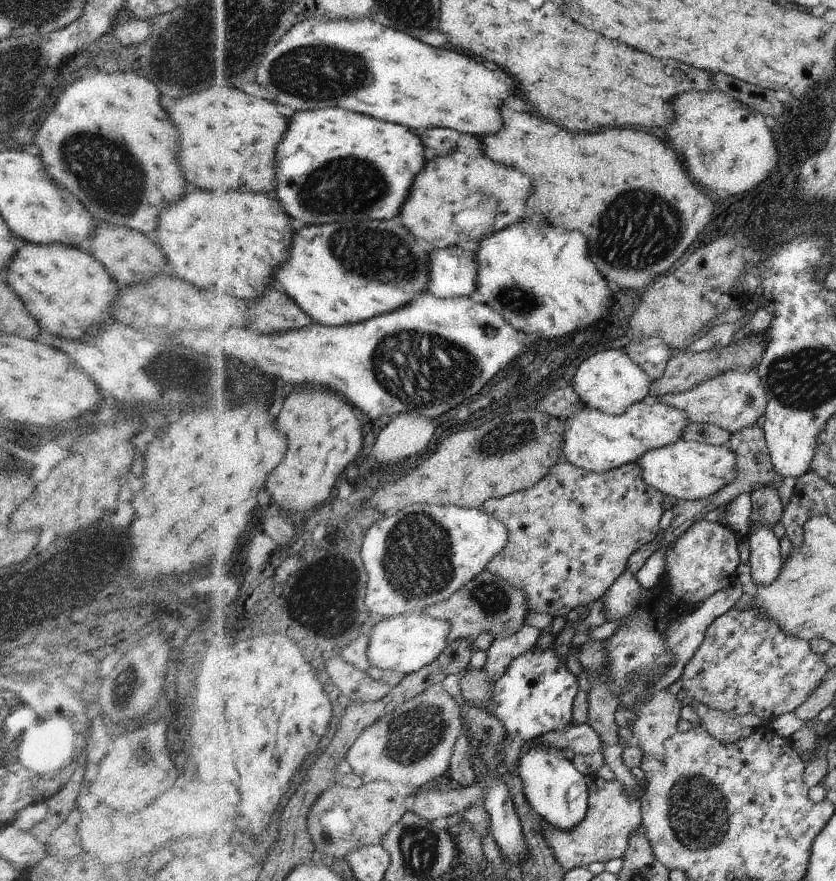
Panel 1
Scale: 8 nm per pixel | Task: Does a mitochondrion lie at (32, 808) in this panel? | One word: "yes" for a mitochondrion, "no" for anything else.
no

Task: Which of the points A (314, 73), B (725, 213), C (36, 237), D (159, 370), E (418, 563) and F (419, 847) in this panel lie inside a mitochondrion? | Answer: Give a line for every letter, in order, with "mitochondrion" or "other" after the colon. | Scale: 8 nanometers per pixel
A: mitochondrion
B: other
C: other
D: mitochondrion
E: mitochondrion
F: mitochondrion

